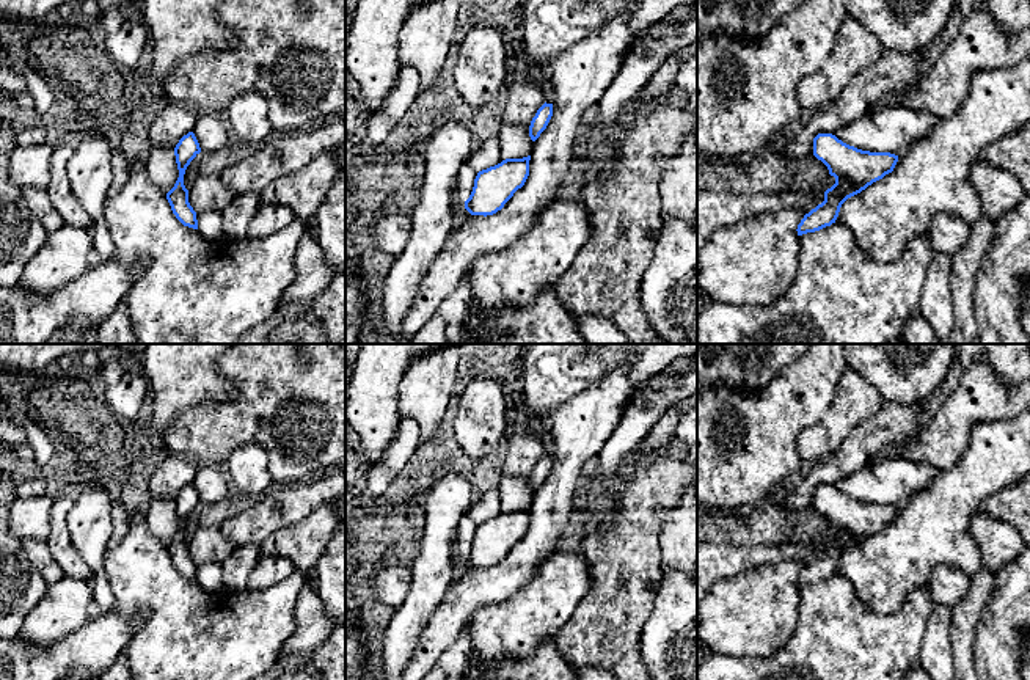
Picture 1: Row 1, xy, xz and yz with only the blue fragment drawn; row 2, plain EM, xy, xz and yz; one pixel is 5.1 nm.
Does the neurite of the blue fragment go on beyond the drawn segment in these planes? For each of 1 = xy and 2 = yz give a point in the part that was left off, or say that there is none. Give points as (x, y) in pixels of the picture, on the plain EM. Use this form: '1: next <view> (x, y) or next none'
1: next none
2: next none

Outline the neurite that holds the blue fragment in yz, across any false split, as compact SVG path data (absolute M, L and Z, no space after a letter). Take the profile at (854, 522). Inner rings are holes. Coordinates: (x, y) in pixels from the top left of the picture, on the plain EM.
M818 485L813 490L813 507L827 518L835 536L824 543L824 553L804 567L796 581L798 587L835 575L848 550L892 525L898 514L895 506L862 503L832 485Z

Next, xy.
M193 484L184 487L174 499L179 529L174 539L166 545L176 570L188 579L198 581L196 564L188 554L188 542L184 537L184 526L190 514L201 504L199 495Z

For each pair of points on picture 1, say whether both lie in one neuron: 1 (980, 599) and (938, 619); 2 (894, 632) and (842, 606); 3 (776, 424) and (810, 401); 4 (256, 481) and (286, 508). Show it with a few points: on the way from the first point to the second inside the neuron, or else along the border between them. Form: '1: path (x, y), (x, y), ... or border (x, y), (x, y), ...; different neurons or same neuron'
1: border (950, 608), (953, 613), (952, 649); different neurons
2: path (881, 632), (869, 632), (854, 619); same neuron
3: path (784, 416), (795, 405), (803, 405); same neuron
4: border (273, 481), (256, 498); different neurons

